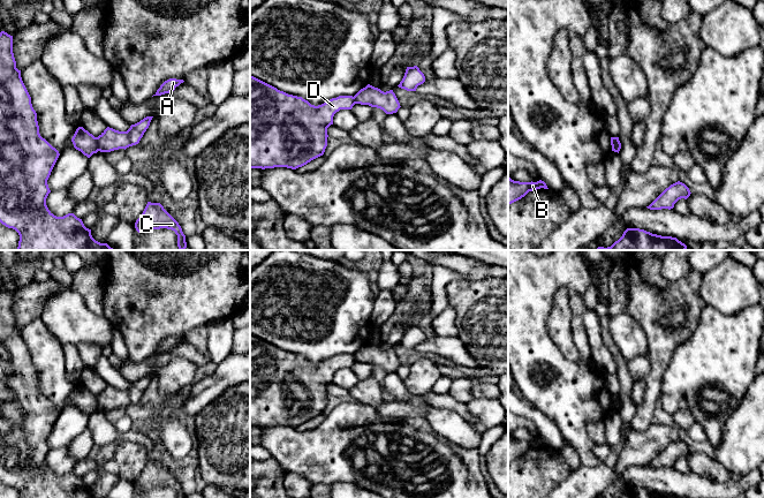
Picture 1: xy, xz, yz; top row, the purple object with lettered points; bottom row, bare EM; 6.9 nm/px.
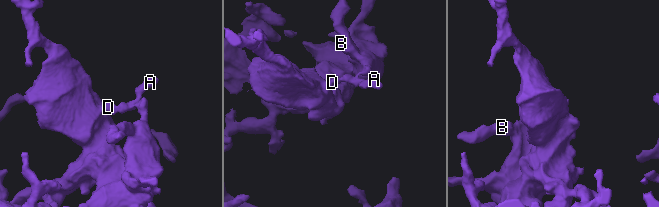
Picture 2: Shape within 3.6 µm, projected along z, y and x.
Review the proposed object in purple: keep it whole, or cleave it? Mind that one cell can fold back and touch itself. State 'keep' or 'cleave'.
cleave

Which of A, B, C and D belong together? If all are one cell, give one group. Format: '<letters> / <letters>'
A B C / D

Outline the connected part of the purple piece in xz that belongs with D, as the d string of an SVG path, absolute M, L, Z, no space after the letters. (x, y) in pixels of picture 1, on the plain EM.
M250 333L250 427L287 425L296 428L324 413L327 405L327 386L340 368L351 368L353 354L339 354L315 364L302 355L288 353Z

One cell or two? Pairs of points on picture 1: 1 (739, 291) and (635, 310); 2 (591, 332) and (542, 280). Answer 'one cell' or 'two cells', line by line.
1: two cells
2: two cells

